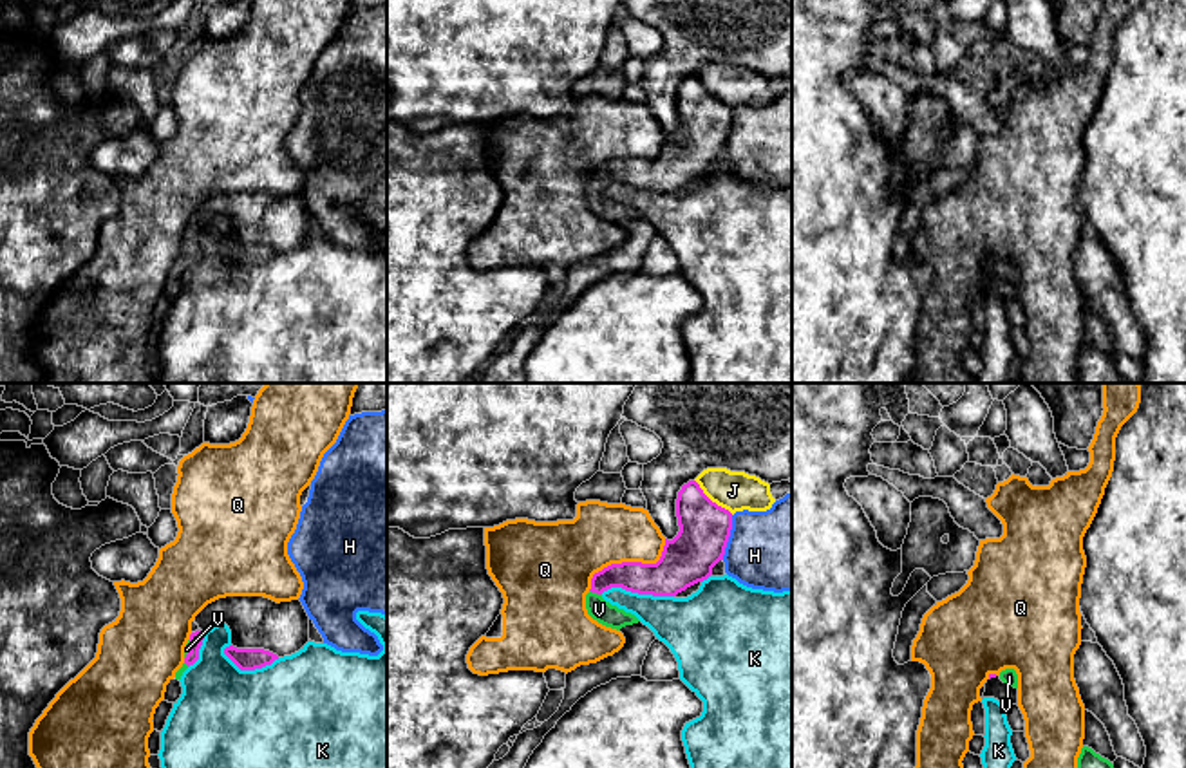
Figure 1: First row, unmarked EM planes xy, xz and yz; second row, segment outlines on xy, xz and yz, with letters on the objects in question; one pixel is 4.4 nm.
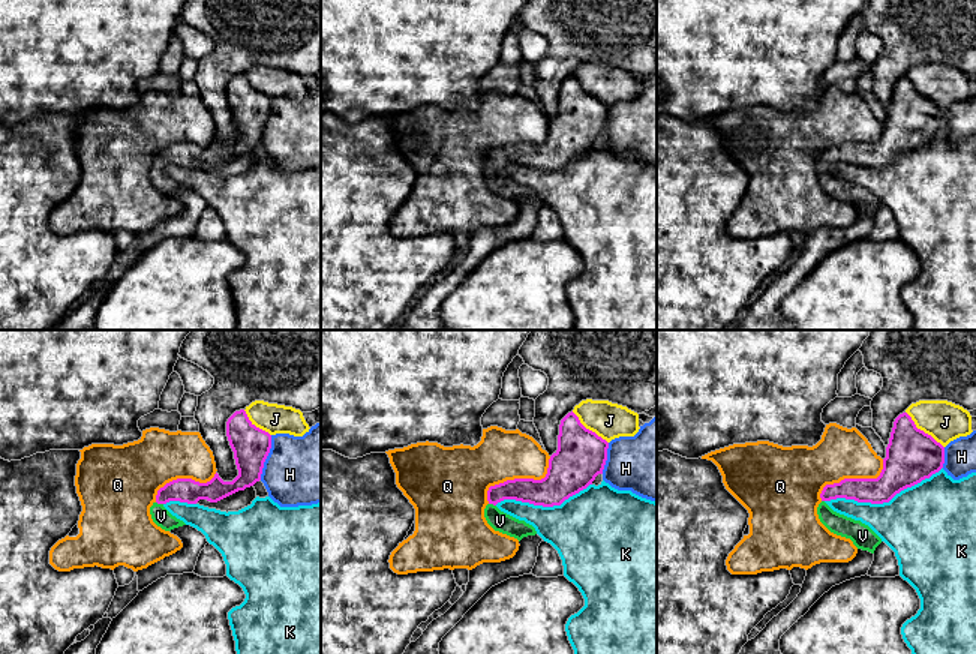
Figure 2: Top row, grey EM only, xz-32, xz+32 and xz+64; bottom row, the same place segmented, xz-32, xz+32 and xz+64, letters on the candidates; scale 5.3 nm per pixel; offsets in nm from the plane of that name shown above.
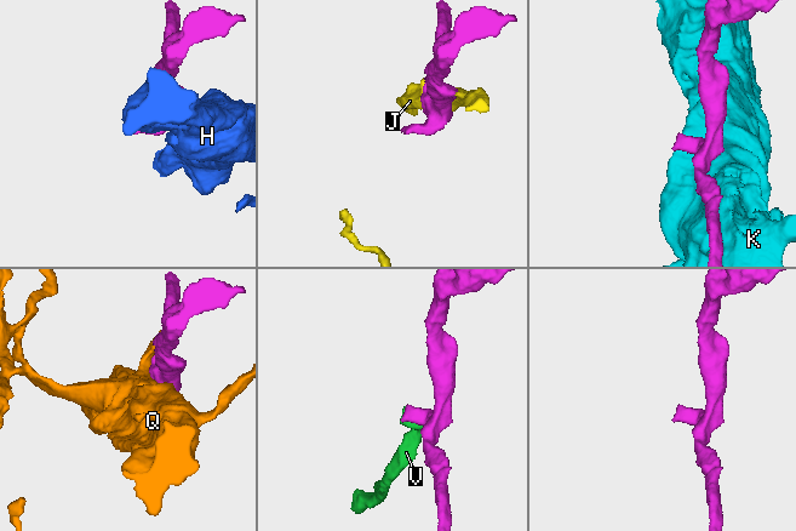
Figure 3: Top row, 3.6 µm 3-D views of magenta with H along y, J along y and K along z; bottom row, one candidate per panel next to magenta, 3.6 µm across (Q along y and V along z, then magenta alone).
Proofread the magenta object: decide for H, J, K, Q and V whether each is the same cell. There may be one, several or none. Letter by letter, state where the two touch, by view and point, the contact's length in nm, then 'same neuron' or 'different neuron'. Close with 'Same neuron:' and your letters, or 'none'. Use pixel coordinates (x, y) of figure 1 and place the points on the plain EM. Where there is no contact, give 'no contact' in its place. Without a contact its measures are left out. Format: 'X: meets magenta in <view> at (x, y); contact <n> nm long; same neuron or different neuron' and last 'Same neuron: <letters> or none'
H: meets magenta in xz at (729, 131); contact 200 nm long; different neuron
J: meets magenta in xz at (711, 96); contact 240 nm long; different neuron
K: meets magenta in xz at (637, 187); contact 320 nm long; different neuron
Q: meets magenta in xz at (628, 158); contact 420 nm long; different neuron
V: meets magenta in xz at (595, 187); contact 60 nm long; same neuron
Same neuron: V

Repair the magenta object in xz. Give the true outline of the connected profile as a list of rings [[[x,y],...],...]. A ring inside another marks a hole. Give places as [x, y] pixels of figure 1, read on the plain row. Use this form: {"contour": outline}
{"contour": [[[689,76],[678,87],[676,112],[680,126],[673,136],[665,134],[656,159],[611,159],[593,170],[586,190],[586,204],[593,215],[617,226],[640,217],[602,193],[602,188],[611,183],[638,190],[676,192],[712,170],[712,163],[725,150],[732,108],[712,98],[696,76]]]}

